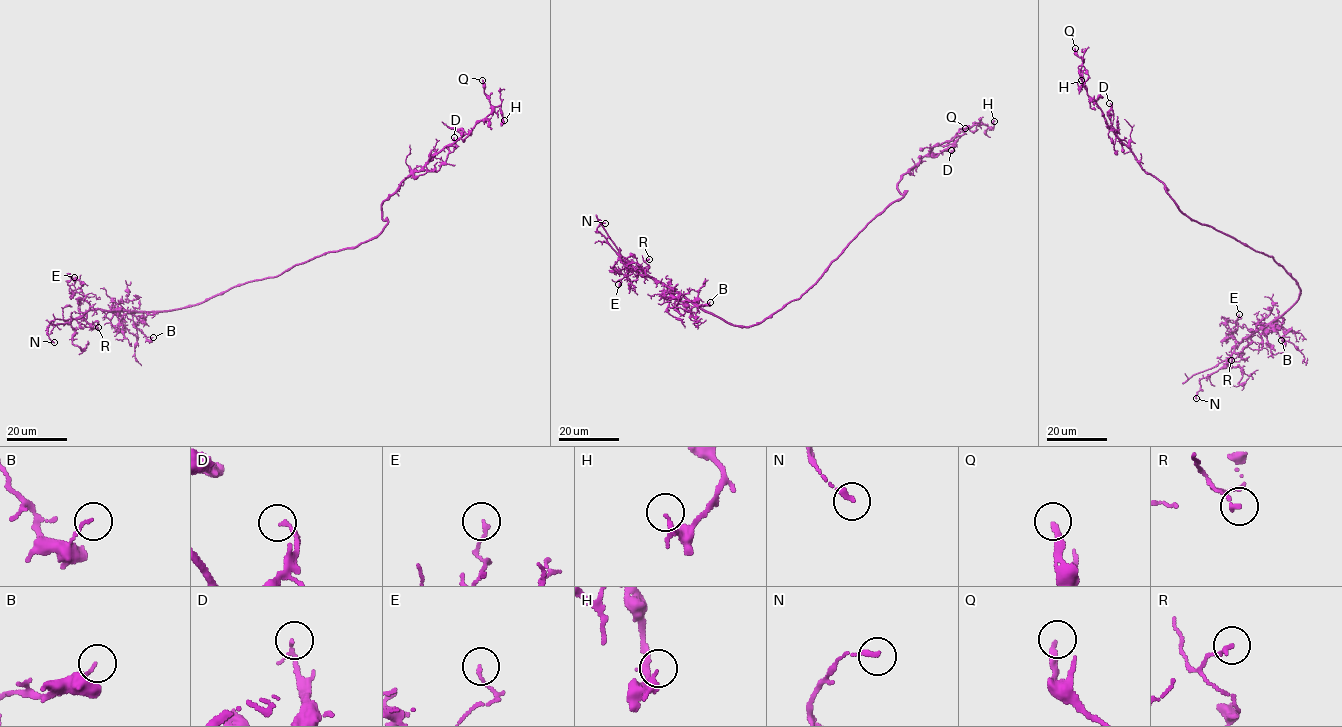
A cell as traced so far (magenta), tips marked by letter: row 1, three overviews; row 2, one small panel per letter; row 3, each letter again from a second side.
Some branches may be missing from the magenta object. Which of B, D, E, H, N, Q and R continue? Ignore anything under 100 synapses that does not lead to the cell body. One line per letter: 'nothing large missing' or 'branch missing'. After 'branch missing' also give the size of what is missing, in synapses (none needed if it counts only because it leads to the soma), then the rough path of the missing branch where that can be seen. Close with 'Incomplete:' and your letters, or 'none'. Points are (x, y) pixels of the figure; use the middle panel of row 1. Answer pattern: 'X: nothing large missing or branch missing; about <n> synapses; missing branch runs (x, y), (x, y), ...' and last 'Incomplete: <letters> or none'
B: nothing large missing
D: nothing large missing
E: nothing large missing
H: nothing large missing
N: nothing large missing
Q: nothing large missing
R: nothing large missing
Incomplete: none

